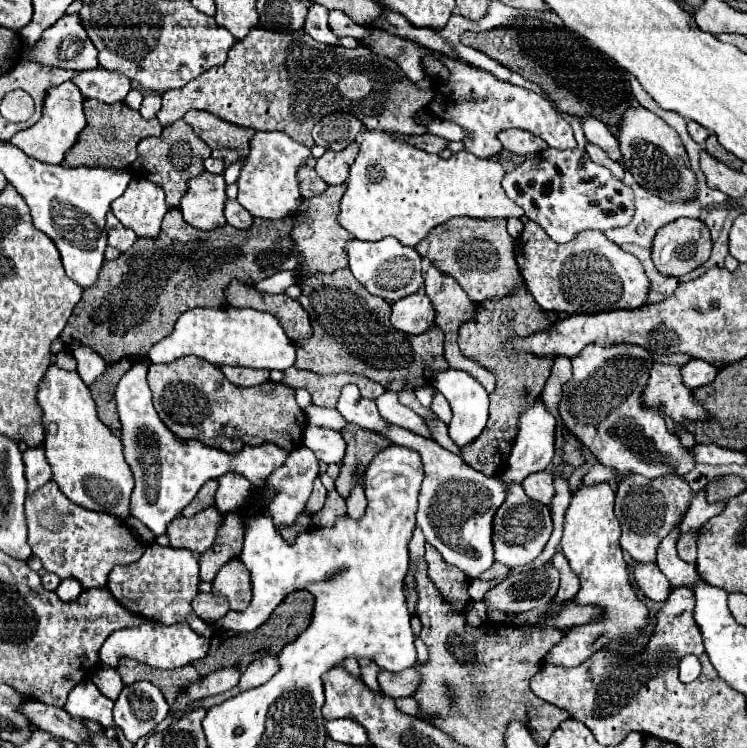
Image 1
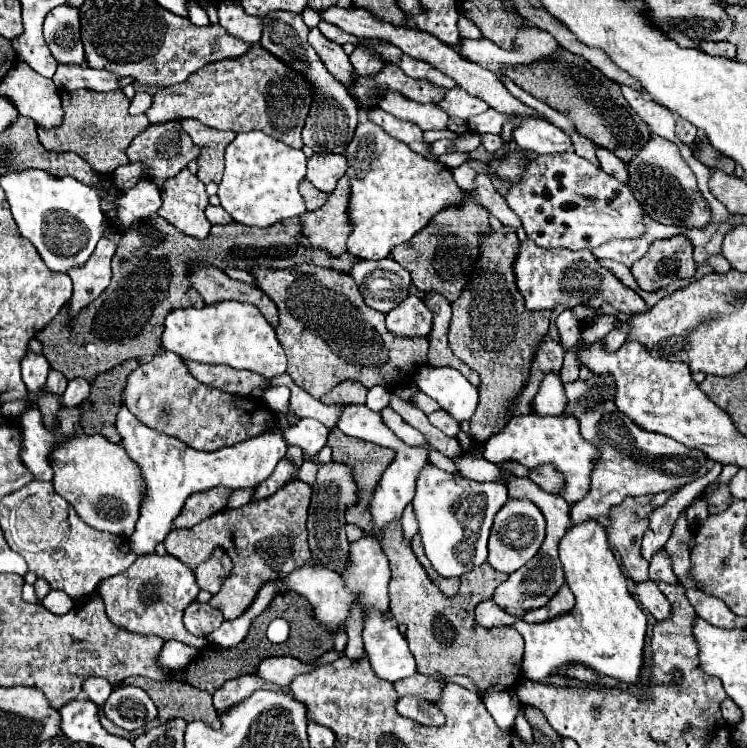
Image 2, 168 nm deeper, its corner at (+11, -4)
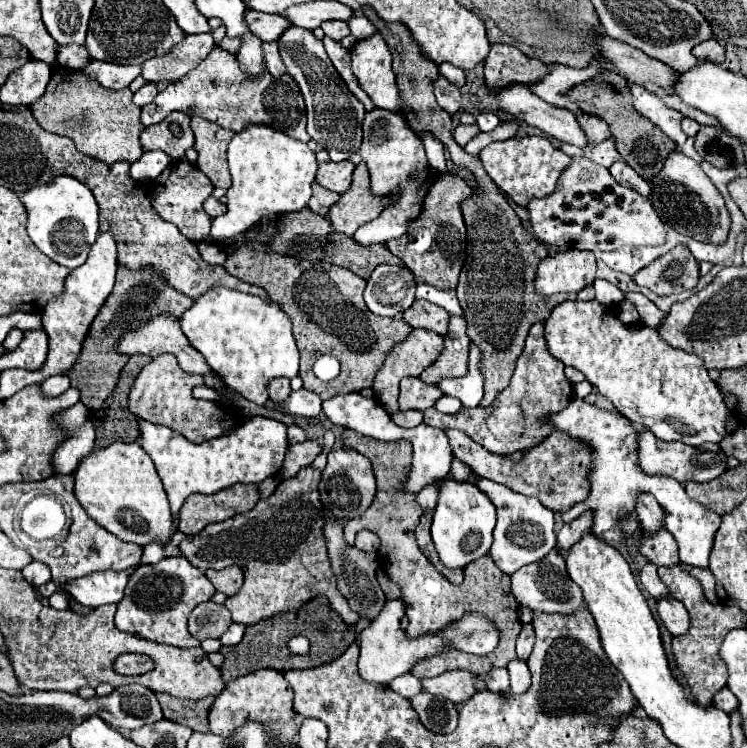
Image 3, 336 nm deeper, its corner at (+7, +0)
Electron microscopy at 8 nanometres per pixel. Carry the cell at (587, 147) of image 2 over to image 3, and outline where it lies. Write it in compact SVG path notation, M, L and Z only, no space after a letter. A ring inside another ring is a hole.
M579 113L579 115L577 115L577 121L579 121L579 125L583 127L583 131L587 133L587 139L589 139L591 145L597 145L597 143L601 143L601 141L605 141L605 139L611 137L609 125L607 125L603 119L595 117L595 115Z

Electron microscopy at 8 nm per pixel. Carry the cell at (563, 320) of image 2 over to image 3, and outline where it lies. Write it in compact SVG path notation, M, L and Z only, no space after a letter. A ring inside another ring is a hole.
M567 299L557 305L545 321L545 341L549 353L555 359L579 369L587 377L587 381L615 405L621 415L625 415L633 425L651 431L657 439L681 441L685 445L697 447L707 441L719 443L727 435L725 421L729 417L729 409L725 407L717 385L707 375L701 357L673 349L659 337L655 329L647 325L623 325L617 317L617 311L601 305L597 299Z

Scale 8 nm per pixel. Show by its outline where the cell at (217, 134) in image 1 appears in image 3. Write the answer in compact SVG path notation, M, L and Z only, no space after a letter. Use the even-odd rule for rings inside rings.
M191 117L191 129L195 133L195 149L199 153L197 167L211 179L215 187L229 189L231 173L225 151L235 133L203 117Z

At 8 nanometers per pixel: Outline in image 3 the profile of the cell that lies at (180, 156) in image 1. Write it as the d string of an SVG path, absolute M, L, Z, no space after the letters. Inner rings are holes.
M181 111L169 113L161 123L147 127L141 133L143 149L145 151L161 149L167 155L171 155L173 159L181 159L185 155L185 151L189 147L193 147L193 143L195 143L189 121L191 121L191 117Z

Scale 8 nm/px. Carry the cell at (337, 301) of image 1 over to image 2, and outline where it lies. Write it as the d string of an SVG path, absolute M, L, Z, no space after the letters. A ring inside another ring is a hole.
M297 265L291 269L251 269L251 273L257 277L257 287L261 287L277 305L279 309L279 327L277 327L277 339L287 355L287 373L291 379L305 389L311 397L319 399L323 393L327 393L337 383L351 379L363 383L367 389L375 385L383 385L389 391L397 391L397 385L403 385L405 381L411 381L415 371L421 365L427 363L427 351L429 341L423 337L421 341L409 339L409 337L395 337L385 327L385 315L365 305L355 281L341 271L325 269L317 265Z

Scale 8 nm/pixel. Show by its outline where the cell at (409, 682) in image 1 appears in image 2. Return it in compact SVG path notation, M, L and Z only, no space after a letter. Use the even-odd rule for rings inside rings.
M415 673L411 677L405 677L401 681L395 683L395 691L399 697L405 697L405 695L417 695L417 697L425 697L429 701L435 701L439 697L439 689L441 689L441 681L435 681L427 675L421 675L421 673Z

